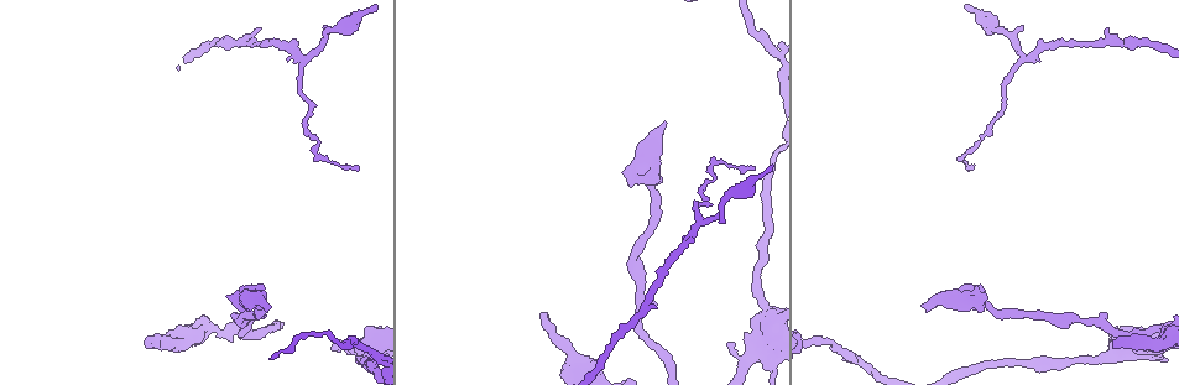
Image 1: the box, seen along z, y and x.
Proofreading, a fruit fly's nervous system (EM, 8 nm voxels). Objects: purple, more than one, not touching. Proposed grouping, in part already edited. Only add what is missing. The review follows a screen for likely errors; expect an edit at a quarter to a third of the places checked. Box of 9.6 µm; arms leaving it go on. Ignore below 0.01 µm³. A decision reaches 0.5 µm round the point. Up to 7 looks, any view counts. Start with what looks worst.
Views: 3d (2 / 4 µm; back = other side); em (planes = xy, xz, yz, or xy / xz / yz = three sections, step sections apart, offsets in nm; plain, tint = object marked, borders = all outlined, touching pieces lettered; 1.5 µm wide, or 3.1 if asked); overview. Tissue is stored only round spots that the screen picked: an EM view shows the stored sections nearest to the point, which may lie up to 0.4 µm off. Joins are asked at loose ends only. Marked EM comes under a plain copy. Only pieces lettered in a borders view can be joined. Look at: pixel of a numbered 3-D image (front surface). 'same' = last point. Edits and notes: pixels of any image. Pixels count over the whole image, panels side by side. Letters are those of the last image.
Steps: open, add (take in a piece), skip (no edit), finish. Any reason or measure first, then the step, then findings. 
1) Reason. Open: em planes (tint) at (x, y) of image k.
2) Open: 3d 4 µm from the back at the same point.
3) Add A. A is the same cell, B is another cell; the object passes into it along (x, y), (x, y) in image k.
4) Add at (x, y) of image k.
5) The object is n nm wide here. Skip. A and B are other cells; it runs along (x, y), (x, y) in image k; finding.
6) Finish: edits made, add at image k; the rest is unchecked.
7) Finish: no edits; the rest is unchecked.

Branch stops here. Open: 3d 2 µm at (547, 314) of image 1.

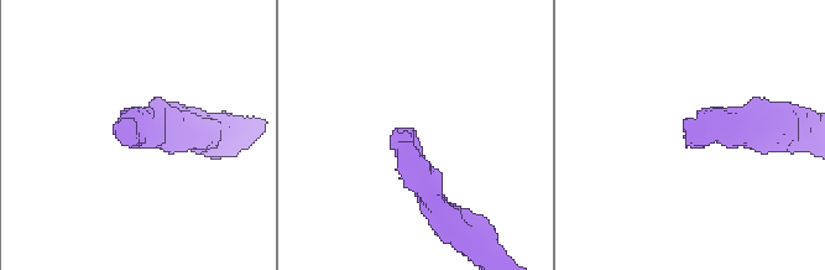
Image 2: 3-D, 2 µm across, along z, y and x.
Shape alone is not enough. Open: em xy step 4 (tint) at (410, 131) of image 2.

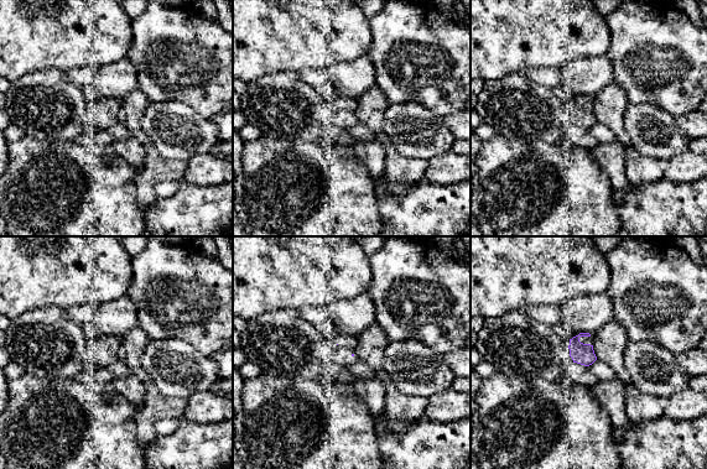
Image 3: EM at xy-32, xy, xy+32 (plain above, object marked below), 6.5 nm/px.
Open: em planes (borders) at the same point.

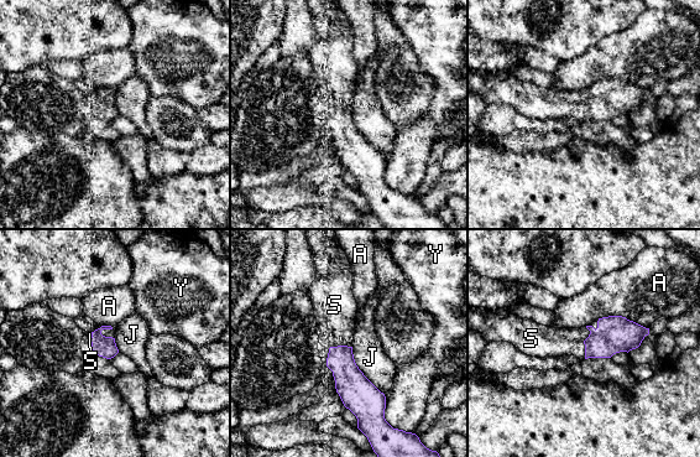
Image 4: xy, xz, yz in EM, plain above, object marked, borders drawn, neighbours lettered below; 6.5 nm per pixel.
The longest contact is with J, 360 nm. Add S. S is the same cell, A, J and Y are other cells; the cell continues.

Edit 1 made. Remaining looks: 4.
Open: em yz step 4 (borders) at (269, 309) of image 1.

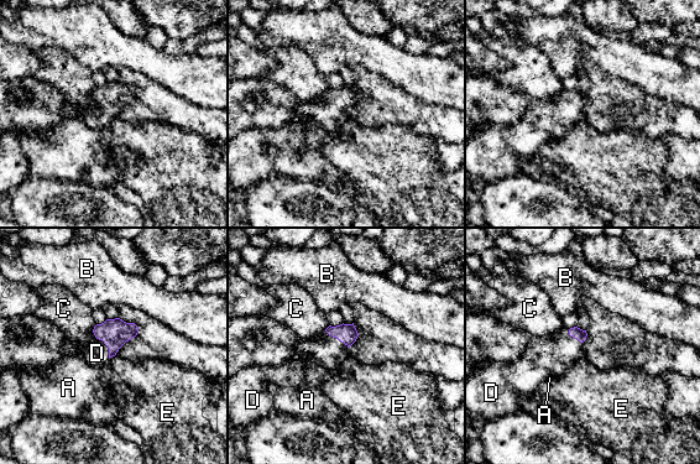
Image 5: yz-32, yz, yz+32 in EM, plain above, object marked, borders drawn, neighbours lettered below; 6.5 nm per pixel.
Add D. D is the same cell, A, B, C and E are other cells; the object passes into it along (348, 334), (337, 338), (328, 353) in image 5; it goes on there.

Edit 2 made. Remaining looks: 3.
Free end. Open: em xy step 4 (borders) at (325, 26) of image 1.

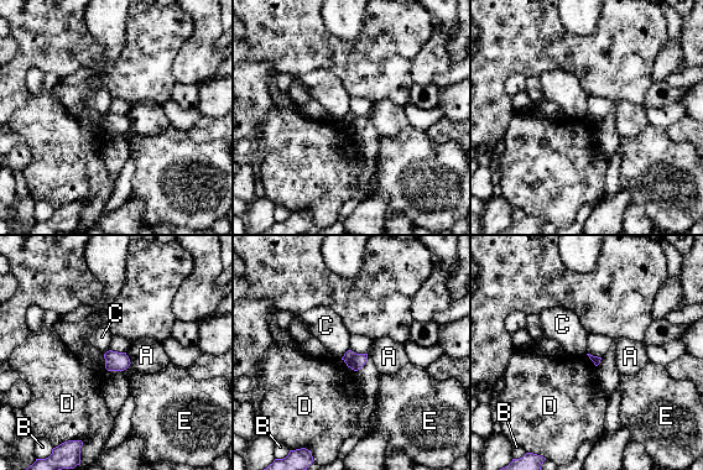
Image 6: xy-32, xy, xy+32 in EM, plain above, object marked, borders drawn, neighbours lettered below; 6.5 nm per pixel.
Skip. A, B, C, D and E are other cells; a border runs along (348, 349), (340, 358) in image 6; no lettered piece goes on from it.

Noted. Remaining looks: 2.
Finish: edits made, add at image 4, add at image 5; the rest is unchecked.

